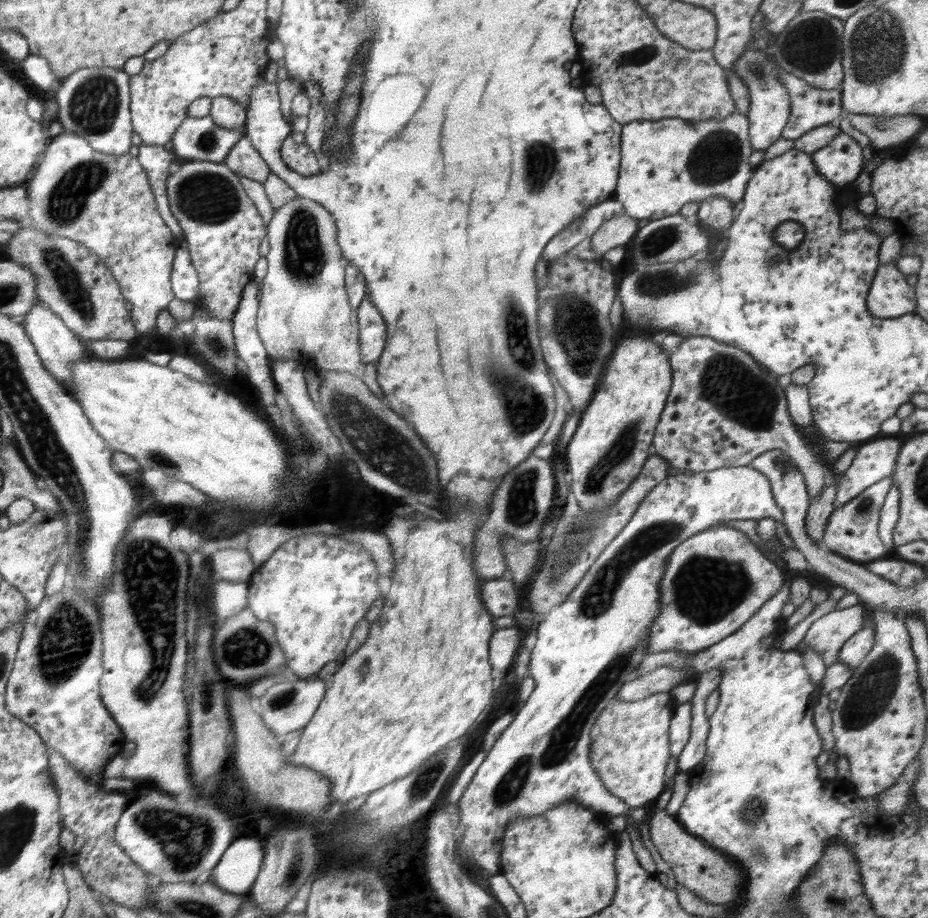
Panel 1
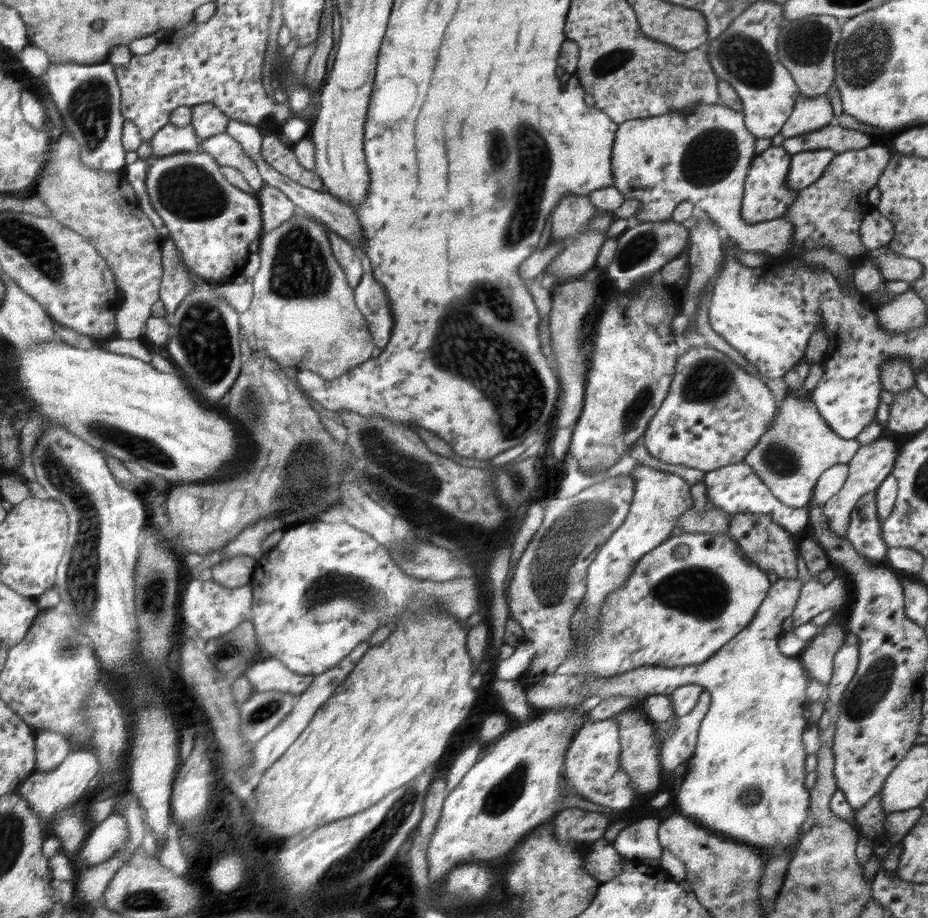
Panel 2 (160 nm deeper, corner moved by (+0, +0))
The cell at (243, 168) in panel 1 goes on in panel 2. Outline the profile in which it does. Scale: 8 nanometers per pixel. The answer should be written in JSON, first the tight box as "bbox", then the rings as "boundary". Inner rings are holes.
{"bbox":[201,132,264,192],"boundary":[[[225,132],[203,138],[201,150],[215,157],[220,167],[231,166],[239,170],[253,192],[259,192],[263,187],[264,182],[258,172],[256,163],[241,148],[239,142]]]}

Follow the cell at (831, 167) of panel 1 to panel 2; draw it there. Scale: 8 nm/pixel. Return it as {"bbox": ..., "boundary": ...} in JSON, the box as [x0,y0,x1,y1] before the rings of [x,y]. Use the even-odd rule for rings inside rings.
{"bbox":[785,150,837,190],"boundary":[[[833,150],[797,152],[791,156],[788,174],[785,180],[790,190],[800,190],[814,184],[823,170],[837,155]]]}

